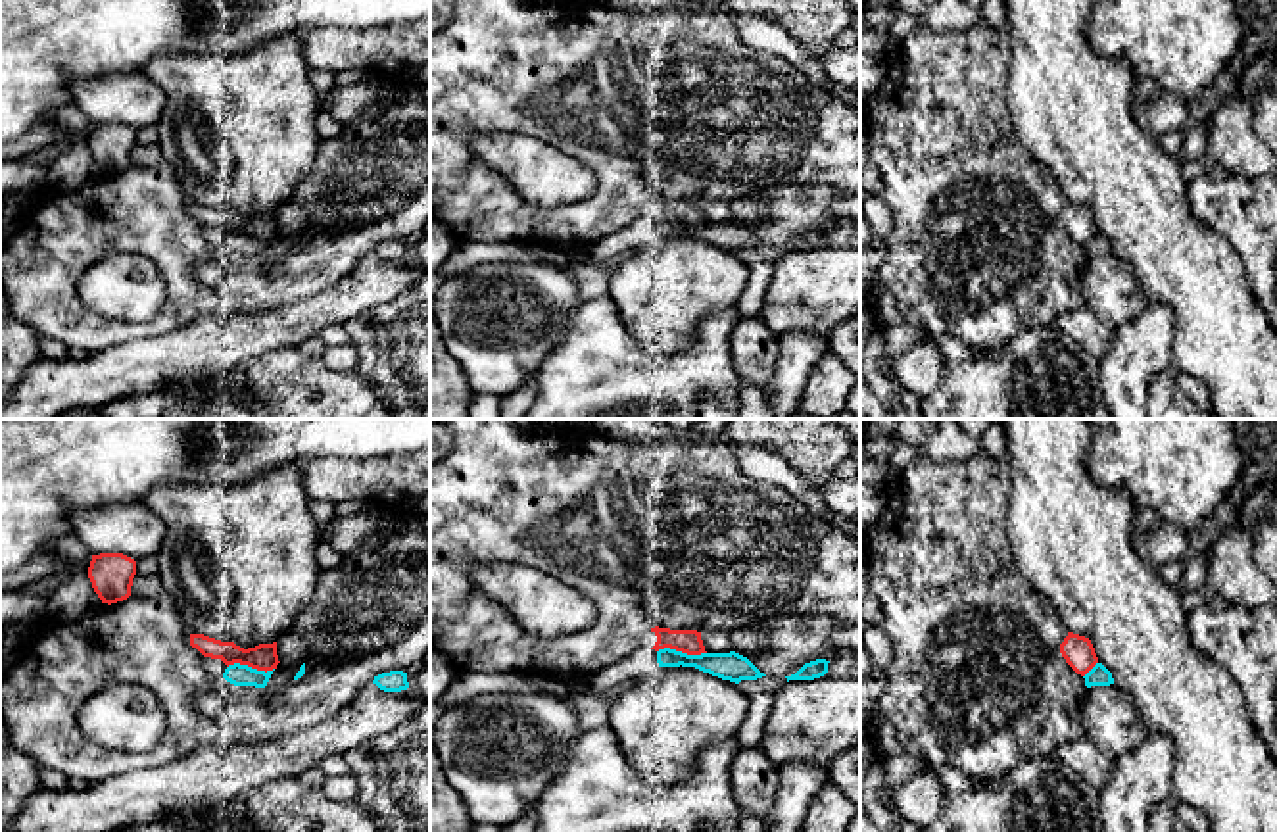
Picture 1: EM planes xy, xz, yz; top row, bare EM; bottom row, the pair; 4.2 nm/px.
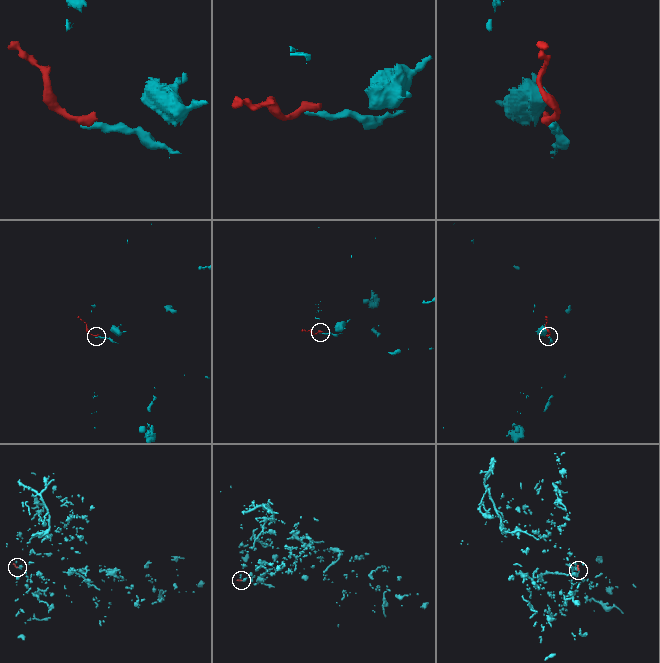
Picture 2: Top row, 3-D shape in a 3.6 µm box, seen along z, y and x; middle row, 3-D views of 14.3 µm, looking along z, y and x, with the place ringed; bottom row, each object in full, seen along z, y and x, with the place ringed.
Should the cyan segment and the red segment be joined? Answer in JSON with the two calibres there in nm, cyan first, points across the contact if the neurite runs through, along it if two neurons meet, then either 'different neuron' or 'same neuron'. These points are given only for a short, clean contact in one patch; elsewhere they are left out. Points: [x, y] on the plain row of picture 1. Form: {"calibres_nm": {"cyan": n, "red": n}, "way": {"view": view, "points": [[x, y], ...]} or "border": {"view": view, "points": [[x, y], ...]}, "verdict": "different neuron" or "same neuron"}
{"calibres_nm": {"cyan": 120, "red": 100}, "verdict": "different neuron"}

